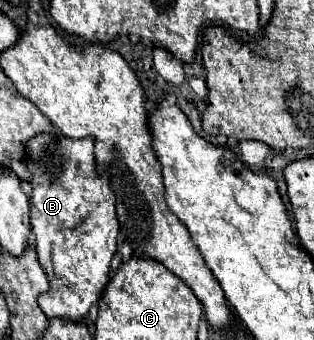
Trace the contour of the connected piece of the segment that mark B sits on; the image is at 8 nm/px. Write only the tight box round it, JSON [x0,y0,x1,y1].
[24,132,118,322]

